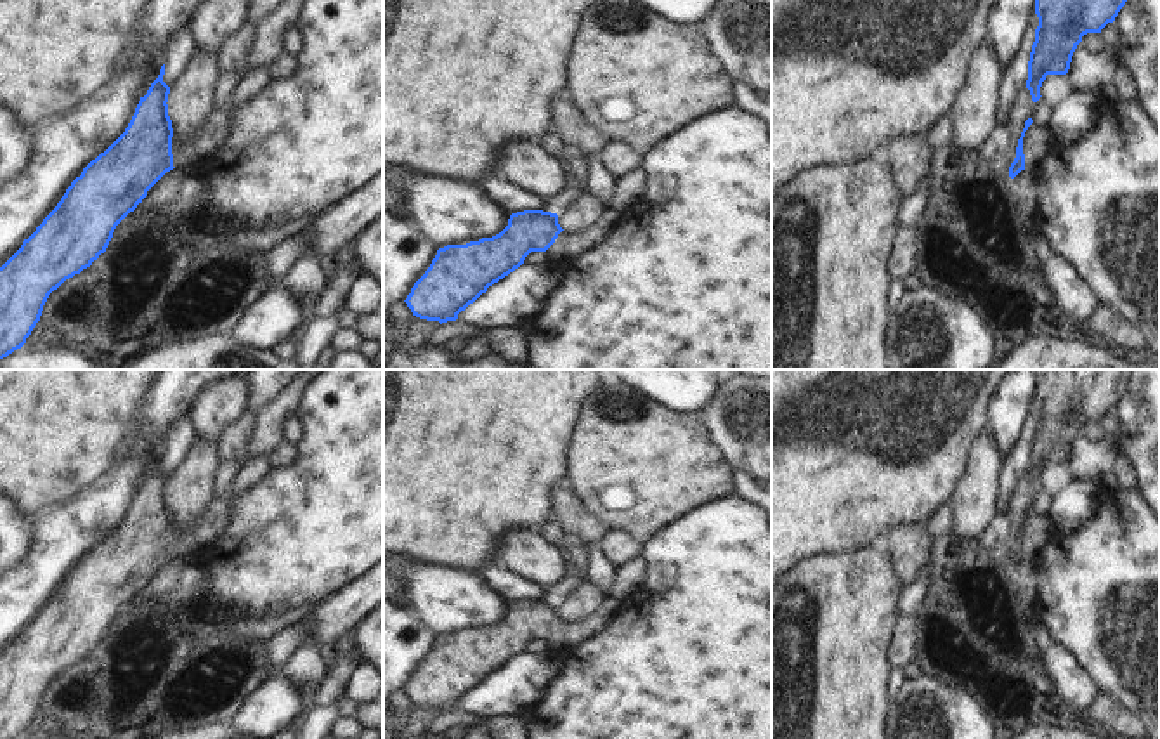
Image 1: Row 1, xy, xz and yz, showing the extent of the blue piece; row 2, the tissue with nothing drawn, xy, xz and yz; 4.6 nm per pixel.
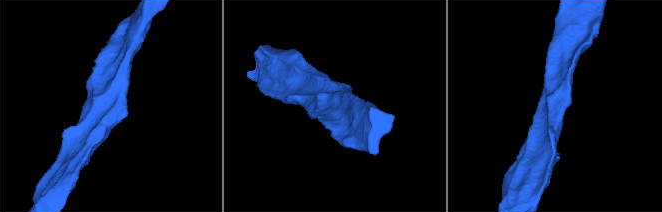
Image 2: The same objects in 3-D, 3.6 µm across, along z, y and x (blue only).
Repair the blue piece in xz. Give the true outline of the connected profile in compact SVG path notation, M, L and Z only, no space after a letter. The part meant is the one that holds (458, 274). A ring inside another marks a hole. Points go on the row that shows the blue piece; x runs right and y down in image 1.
M612 208L576 232L564 231L551 212L512 213L508 226L492 238L439 248L404 302L420 319L456 321L489 286L518 269L531 252L546 252L550 262L560 264L600 245L621 224L622 215Z

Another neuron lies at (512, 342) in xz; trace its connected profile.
M492 328L482 333L489 343L491 354L501 354L520 364L527 363L529 342L522 328Z

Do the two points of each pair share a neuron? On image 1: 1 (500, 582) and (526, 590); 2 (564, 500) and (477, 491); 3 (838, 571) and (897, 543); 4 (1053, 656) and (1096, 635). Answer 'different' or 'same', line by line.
1: same
2: different
3: different
4: different

